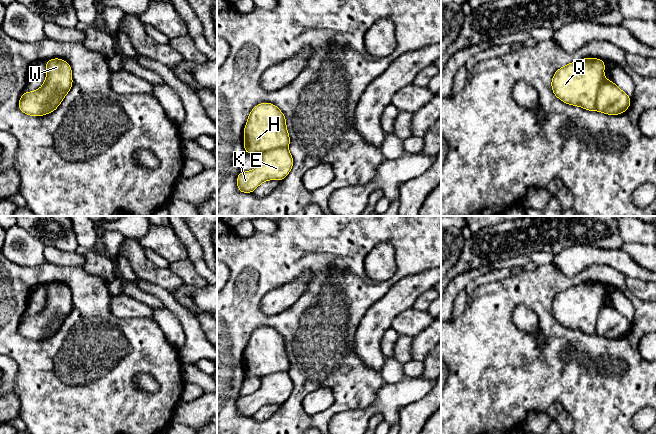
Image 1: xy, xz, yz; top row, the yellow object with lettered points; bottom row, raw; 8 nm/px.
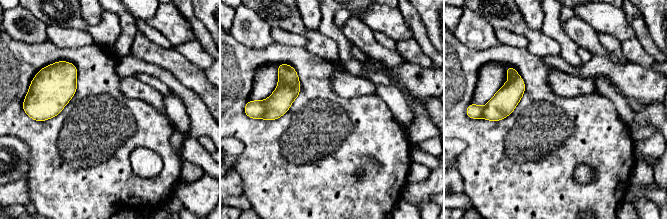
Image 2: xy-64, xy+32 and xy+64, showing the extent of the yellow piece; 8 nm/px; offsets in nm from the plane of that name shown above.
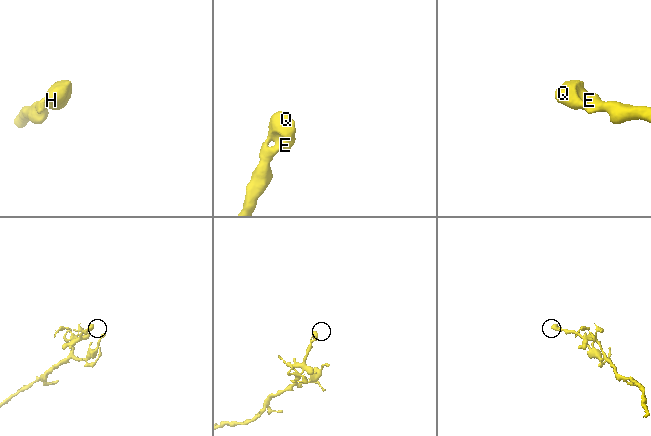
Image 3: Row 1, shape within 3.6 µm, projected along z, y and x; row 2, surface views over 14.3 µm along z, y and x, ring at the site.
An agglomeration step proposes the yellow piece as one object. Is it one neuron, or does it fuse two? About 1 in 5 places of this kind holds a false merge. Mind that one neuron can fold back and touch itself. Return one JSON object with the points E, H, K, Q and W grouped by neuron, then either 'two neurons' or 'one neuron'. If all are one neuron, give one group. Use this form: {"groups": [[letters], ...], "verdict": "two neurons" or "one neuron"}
{"groups": [["E", "H", "K", "Q", "W"]], "verdict": "one neuron"}

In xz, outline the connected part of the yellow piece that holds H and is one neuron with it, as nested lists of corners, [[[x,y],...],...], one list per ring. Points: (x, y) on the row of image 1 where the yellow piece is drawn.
[[[271,103],[256,105],[244,128],[244,148],[245,154],[261,153],[261,161],[255,169],[238,174],[239,191],[253,193],[266,180],[283,180],[294,163],[288,150],[289,143],[282,111]]]

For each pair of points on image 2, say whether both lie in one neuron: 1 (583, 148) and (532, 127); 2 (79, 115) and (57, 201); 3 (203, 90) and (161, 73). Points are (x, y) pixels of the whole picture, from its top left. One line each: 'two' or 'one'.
1: one
2: one
3: two

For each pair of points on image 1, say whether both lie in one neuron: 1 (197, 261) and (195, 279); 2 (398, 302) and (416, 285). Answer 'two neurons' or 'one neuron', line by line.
1: two neurons
2: one neuron

